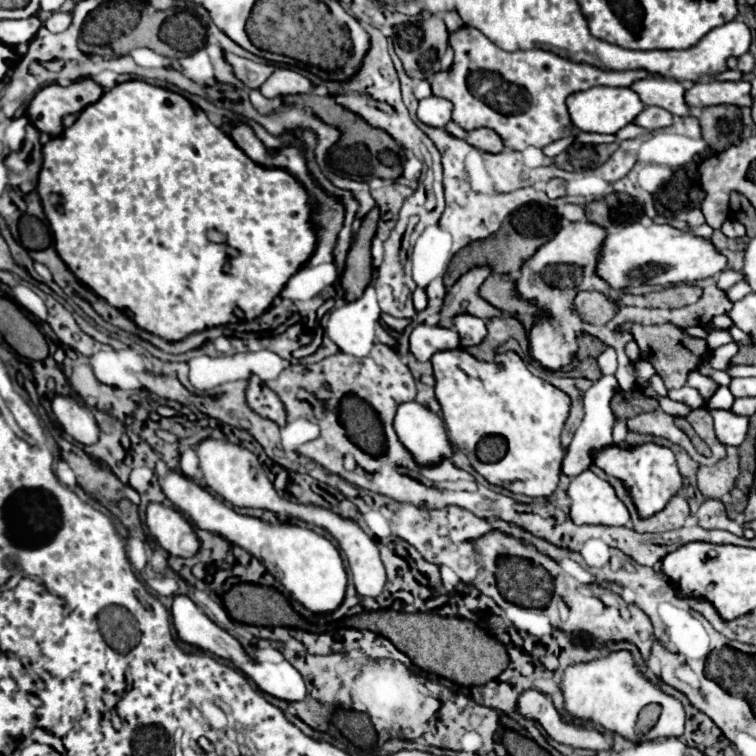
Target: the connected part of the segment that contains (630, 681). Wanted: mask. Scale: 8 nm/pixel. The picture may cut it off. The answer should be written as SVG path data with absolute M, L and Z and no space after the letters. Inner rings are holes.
M608 654L604 658L596 658L590 662L572 664L564 670L560 690L564 694L564 708L572 716L598 722L606 730L622 734L632 742L642 742L642 740L652 740L652 738L662 738L662 736L678 738L684 734L686 712L684 712L682 702L666 694L660 686L652 684L642 674L632 654ZM650 702L656 702L662 706L660 720L648 734L636 734L636 716Z

